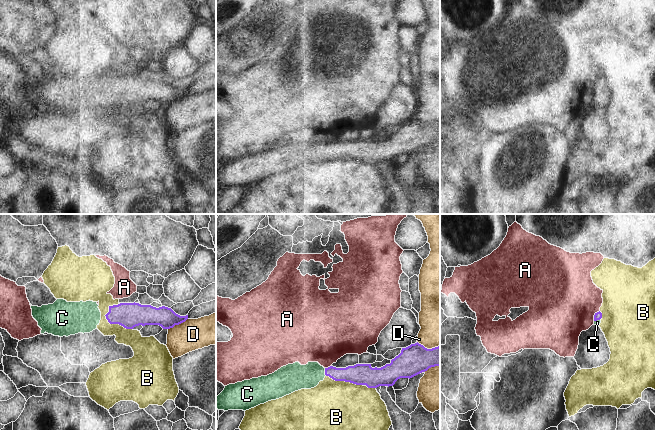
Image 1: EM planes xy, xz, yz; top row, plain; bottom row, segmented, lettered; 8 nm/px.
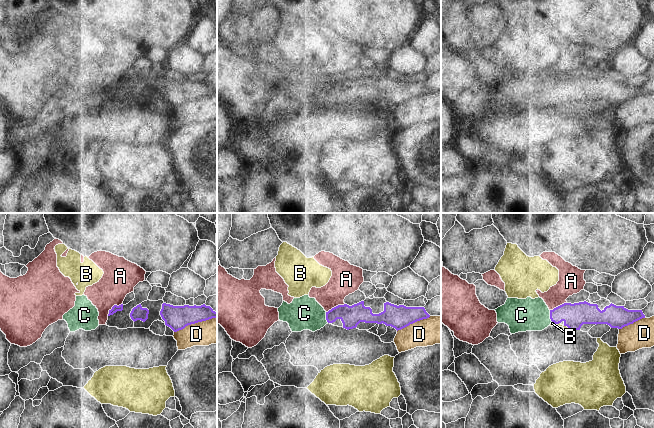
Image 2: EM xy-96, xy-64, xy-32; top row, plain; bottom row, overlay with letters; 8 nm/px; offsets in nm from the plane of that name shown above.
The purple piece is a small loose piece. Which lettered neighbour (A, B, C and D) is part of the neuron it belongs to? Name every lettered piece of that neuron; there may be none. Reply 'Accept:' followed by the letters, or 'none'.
Accept: C

